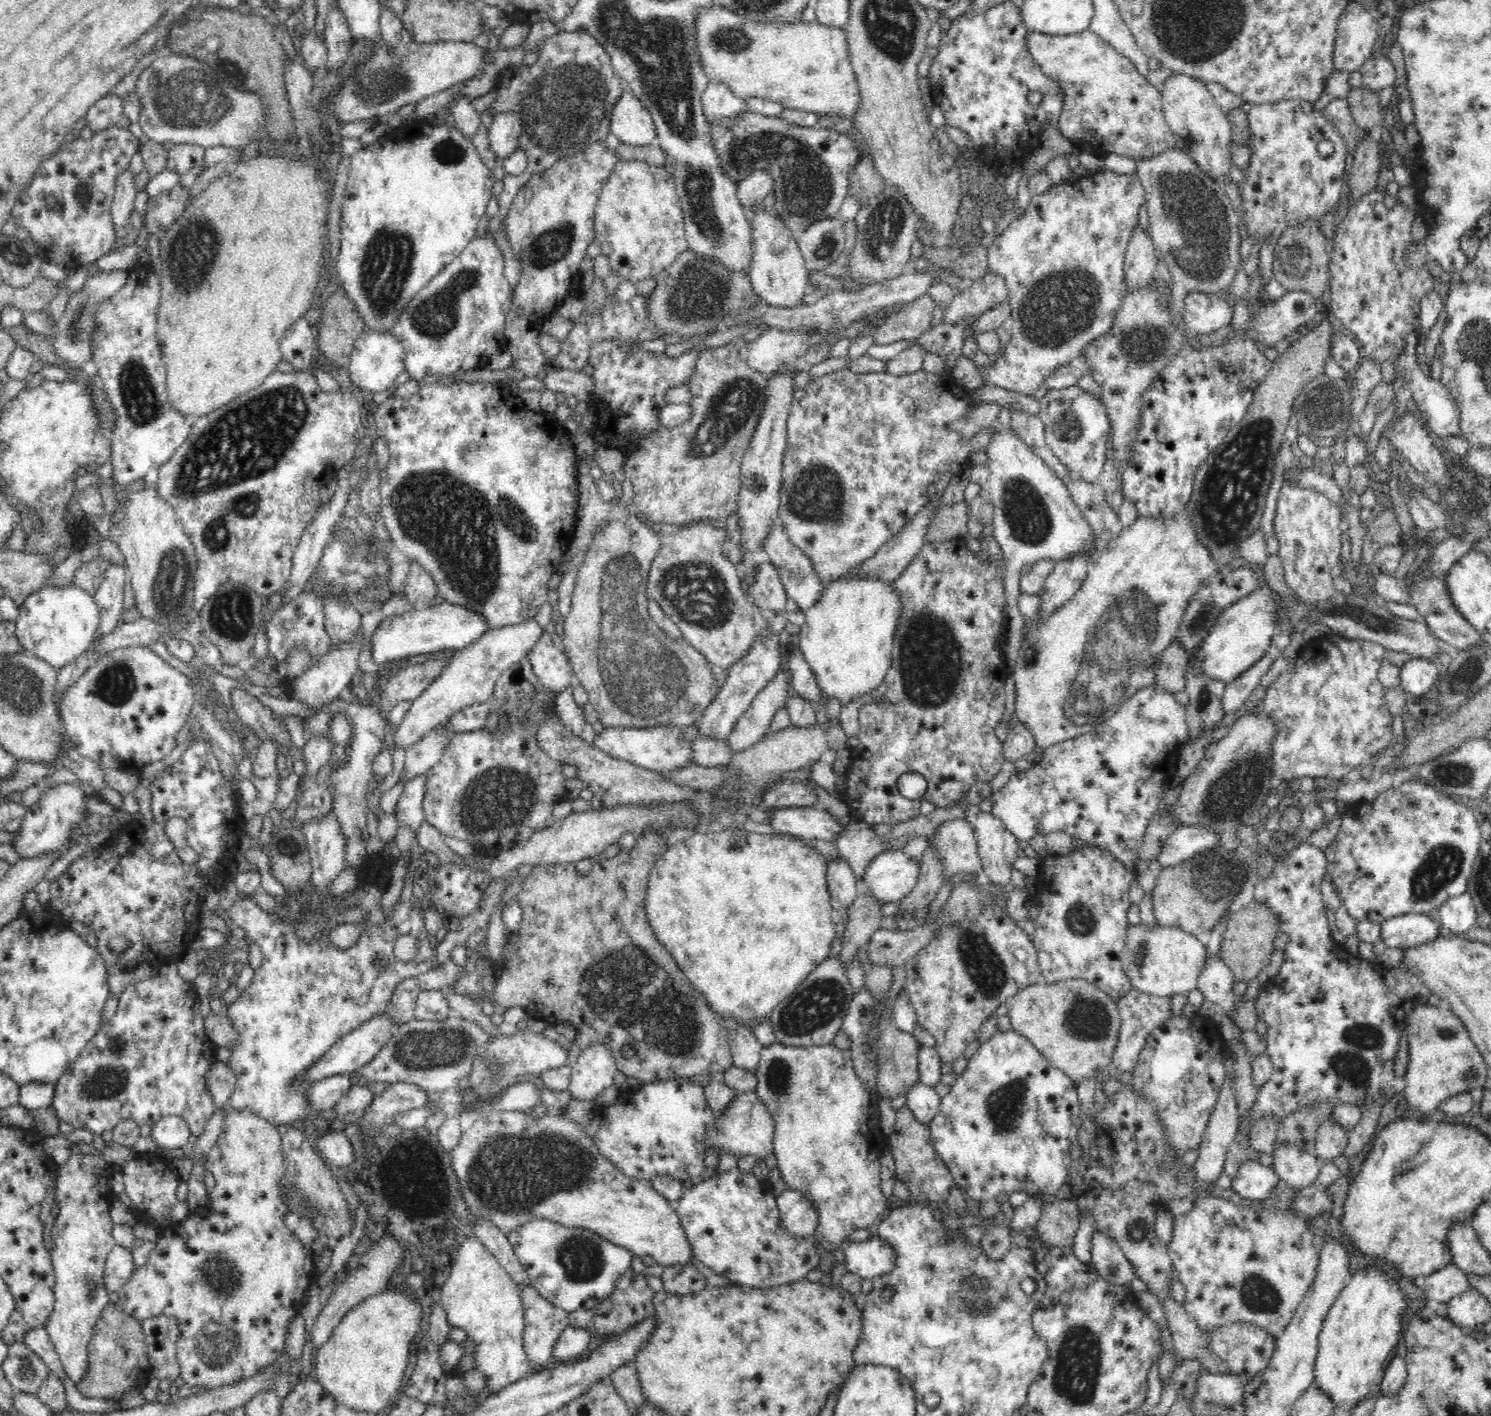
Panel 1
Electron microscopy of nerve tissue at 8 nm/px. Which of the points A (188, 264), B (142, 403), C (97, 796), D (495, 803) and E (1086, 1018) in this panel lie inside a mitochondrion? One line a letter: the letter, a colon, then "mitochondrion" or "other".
A: mitochondrion
B: mitochondrion
C: other
D: mitochondrion
E: mitochondrion

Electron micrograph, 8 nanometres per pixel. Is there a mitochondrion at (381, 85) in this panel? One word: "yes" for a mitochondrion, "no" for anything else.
yes

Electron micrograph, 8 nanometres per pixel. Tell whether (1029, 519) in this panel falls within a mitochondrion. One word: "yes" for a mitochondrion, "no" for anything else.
yes

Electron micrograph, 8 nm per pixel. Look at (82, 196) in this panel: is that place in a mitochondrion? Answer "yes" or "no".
yes

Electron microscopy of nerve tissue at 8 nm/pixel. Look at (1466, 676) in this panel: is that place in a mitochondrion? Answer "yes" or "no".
yes

